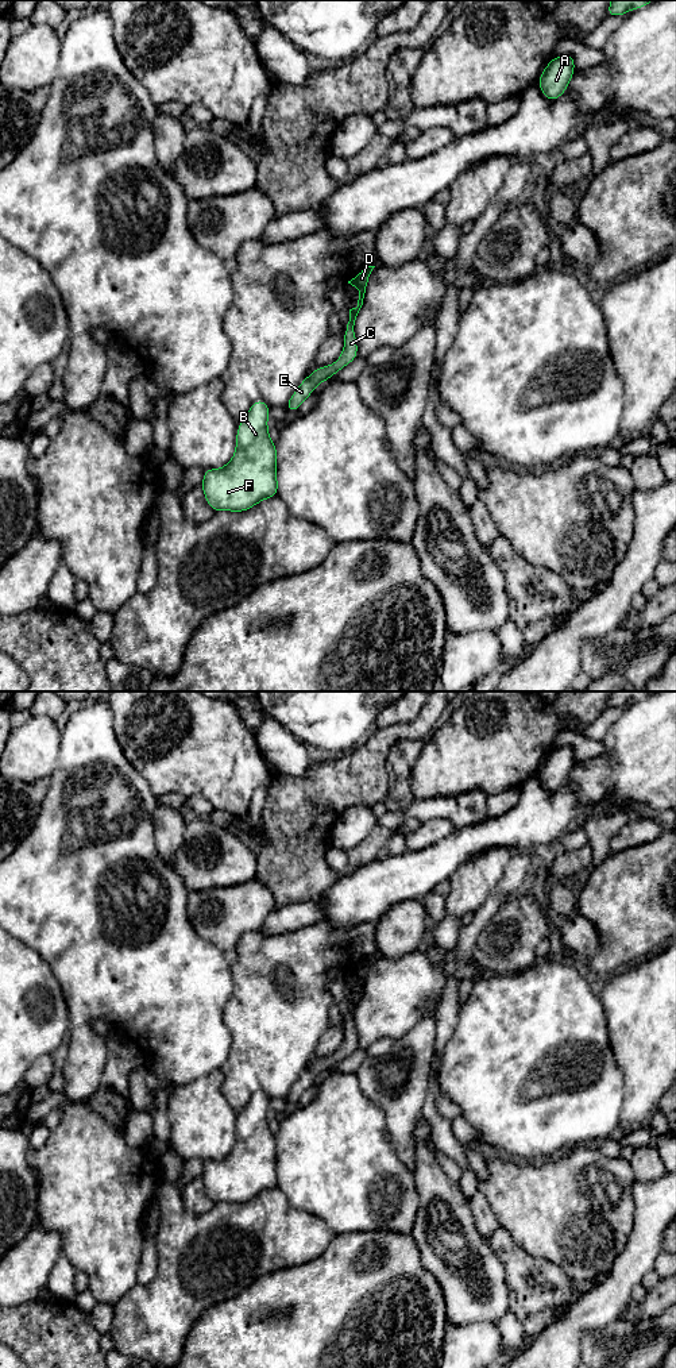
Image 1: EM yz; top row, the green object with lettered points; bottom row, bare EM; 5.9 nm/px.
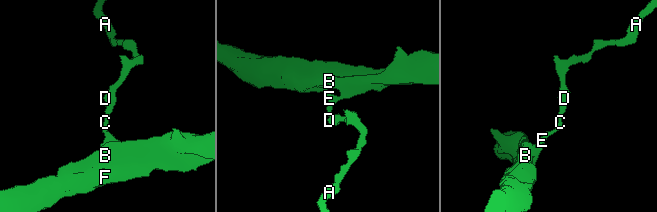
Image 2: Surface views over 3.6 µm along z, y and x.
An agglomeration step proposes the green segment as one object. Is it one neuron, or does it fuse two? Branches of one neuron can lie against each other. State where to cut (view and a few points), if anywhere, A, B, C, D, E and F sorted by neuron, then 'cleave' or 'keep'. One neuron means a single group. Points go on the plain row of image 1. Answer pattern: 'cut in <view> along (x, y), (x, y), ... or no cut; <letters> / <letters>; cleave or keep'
no cut; A B C D E F; keep

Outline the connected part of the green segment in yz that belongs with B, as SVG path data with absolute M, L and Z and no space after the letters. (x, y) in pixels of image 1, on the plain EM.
M256 1091L239 1114L233 1149L221 1160L208 1160L204 1163L201 1180L208 1196L215 1203L244 1203L258 1194L278 1186L277 1137L269 1126L269 1102L270 1098L263 1091Z

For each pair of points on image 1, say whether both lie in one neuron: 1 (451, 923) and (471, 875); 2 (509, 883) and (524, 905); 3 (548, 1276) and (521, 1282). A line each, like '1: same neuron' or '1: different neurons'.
1: same neuron
2: different neurons
3: same neuron

